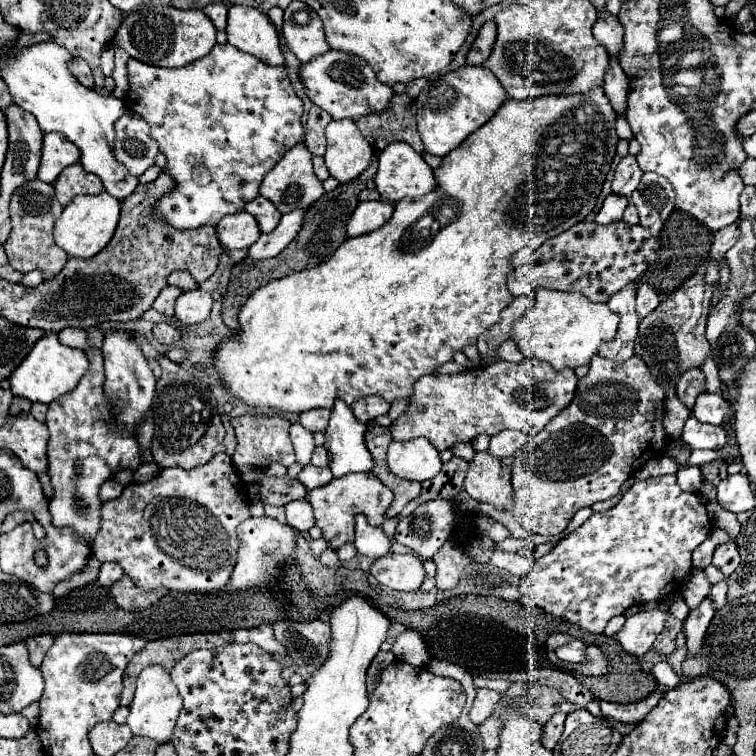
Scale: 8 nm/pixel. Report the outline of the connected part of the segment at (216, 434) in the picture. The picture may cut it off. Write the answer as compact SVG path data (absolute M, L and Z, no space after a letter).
M161 355L159 359L163 367L163 377L157 381L157 391L153 399L155 411L155 435L151 441L151 453L155 463L165 467L181 467L193 469L205 465L217 453L225 451L223 437L225 427L219 417L217 401L207 385L207 381L195 377L175 361Z

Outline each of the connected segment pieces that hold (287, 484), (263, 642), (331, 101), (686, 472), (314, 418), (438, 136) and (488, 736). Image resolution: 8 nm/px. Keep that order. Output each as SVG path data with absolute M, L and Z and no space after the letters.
M261 475L253 477L253 481L257 481L261 485L261 501L269 503L269 505L287 505L289 501L295 499L303 499L307 495L307 489L291 477L267 477Z
M261 625L257 629L237 629L233 631L233 639L241 643L257 643L273 655L285 655L285 647L275 639L271 625Z
M329 49L321 57L313 57L299 67L299 77L307 97L321 109L325 109L333 119L357 119L369 113L379 113L393 97L393 89L381 83L373 69L357 55Z
M683 467L683 469L677 471L677 481L679 481L679 485L681 485L683 491L699 493L703 477L701 477L699 467Z
M309 409L305 413L301 413L301 425L305 429L309 429L311 433L317 433L317 431L323 431L329 423L329 415L331 415L331 409Z
M463 65L435 81L429 81L417 97L417 129L425 151L439 157L447 155L459 147L473 131L485 125L505 99L507 93L497 77L493 77L493 73L481 65Z
M489 717L485 723L481 723L481 737L483 737L483 745L485 749L497 749L497 741L499 741L499 733L501 733L501 723L493 717Z

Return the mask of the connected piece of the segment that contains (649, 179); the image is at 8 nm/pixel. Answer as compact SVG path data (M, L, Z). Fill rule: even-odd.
M643 173L641 183L629 201L639 209L641 227L659 237L663 223L673 211L675 189L665 177L659 177L657 173Z

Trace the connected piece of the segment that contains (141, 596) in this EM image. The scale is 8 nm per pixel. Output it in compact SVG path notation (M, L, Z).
M123 575L123 577L111 587L111 595L113 595L113 599L117 601L117 605L119 605L121 609L127 609L127 611L145 609L145 607L157 603L165 593L167 593L167 589L153 589L153 591L139 589L137 585L133 585L133 581L131 581L127 575Z

